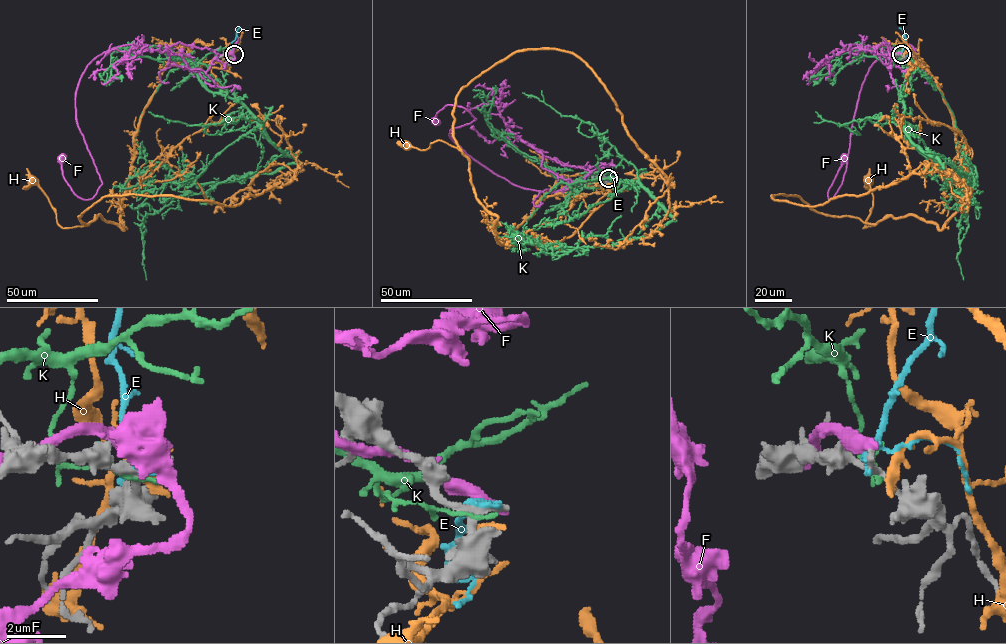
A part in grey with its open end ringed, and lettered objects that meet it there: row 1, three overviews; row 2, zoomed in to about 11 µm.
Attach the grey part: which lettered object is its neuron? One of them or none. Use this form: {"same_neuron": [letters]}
{"same_neuron": []}

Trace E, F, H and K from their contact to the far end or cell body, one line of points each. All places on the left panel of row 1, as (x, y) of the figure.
E: (232, 54), (231, 43), (239, 28)
F: (233, 53), (168, 48), (191, 69), (104, 52), (76, 91), (92, 198), (63, 157)
H: (232, 55), (225, 69), (164, 69), (134, 137), (123, 230), (99, 215), (87, 225), (62, 227), (34, 182)
K: (231, 55), (213, 50), (194, 65), (198, 79), (240, 101), (299, 164), (232, 176), (147, 213), (146, 280)

